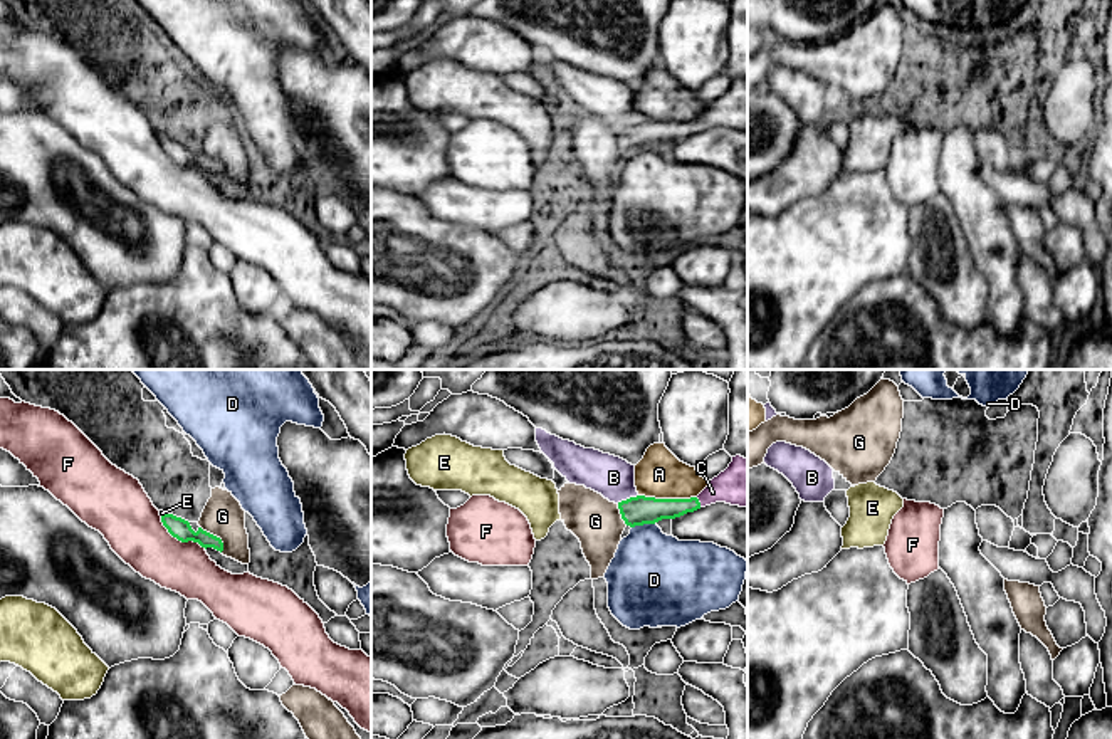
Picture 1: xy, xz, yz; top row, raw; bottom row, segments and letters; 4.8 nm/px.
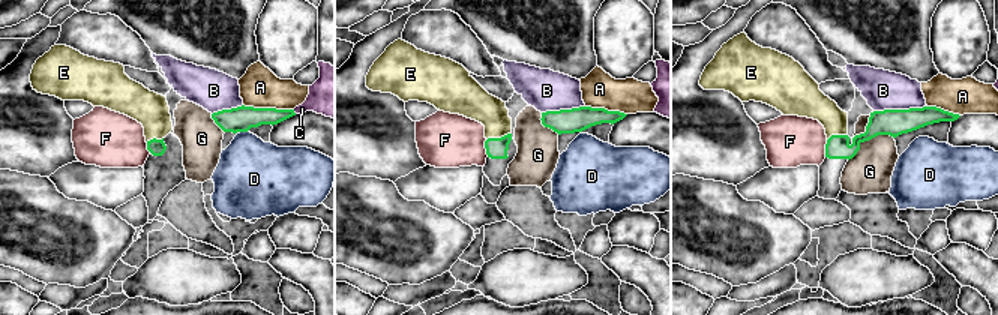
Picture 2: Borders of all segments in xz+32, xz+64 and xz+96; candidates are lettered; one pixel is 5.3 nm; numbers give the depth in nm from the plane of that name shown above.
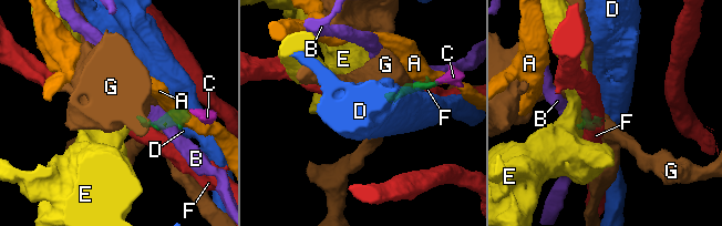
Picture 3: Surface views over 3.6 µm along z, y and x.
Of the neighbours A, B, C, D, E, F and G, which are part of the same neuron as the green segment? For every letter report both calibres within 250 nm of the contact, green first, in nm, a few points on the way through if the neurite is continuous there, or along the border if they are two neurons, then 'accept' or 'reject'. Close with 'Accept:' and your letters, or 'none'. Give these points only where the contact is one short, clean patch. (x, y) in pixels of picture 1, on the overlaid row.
A: calibres 140 and 220 nm; border xz (639, 494), (652, 497), (696, 497); reject
B: calibres 140 and 200 nm; border xz (637, 494), (617, 503); reject
C: calibres 130 and 240 nm; way xz (649, 509), (669, 509), (699, 503), (716, 491), (746, 482); accept
D: calibres 140 and 400 nm; border xz (654, 523), (632, 528); reject
E: calibres 100 and 20 nm; way xy (178, 528), (163, 514), (162, 513); accept
F: calibres 100 and 280 nm; border xy (160, 516), (173, 536), (197, 541), (205, 548); reject
G: calibres 100 and 190 nm; border xy (200, 526), (220, 539), (222, 551); reject
Accept: C, E

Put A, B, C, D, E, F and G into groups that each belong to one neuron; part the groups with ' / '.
A / B / C E / D / F / G

